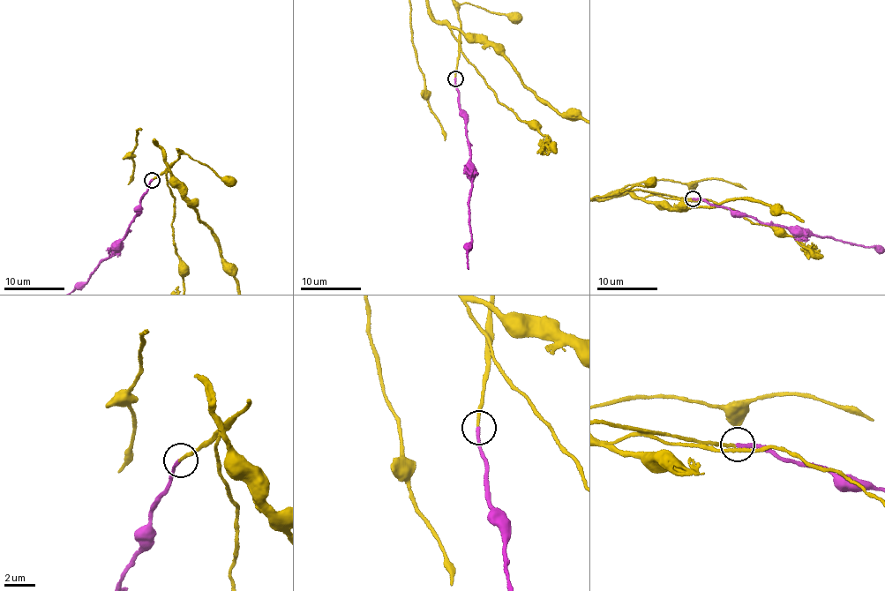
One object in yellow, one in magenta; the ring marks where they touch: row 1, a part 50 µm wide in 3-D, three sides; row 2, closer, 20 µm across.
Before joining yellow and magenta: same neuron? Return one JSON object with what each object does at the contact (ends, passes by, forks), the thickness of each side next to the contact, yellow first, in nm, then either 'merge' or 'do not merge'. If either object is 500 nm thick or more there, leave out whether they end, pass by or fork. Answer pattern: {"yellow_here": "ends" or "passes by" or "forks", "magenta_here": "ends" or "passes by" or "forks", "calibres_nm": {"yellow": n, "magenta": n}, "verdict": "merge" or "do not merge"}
{"yellow_here": "ends", "magenta_here": "ends", "calibres_nm": {"yellow": 200, "magenta": 240}, "verdict": "merge"}

